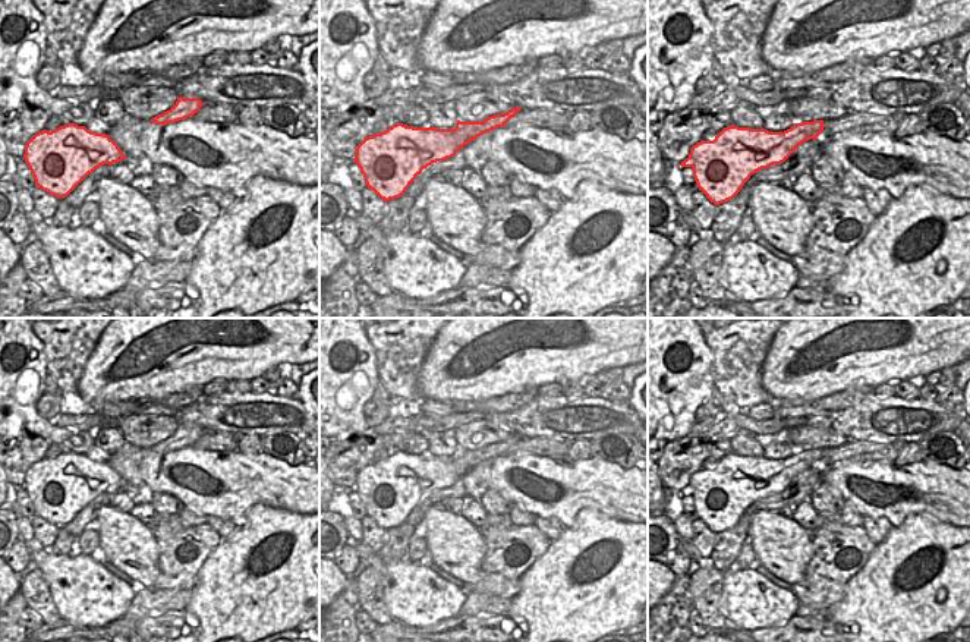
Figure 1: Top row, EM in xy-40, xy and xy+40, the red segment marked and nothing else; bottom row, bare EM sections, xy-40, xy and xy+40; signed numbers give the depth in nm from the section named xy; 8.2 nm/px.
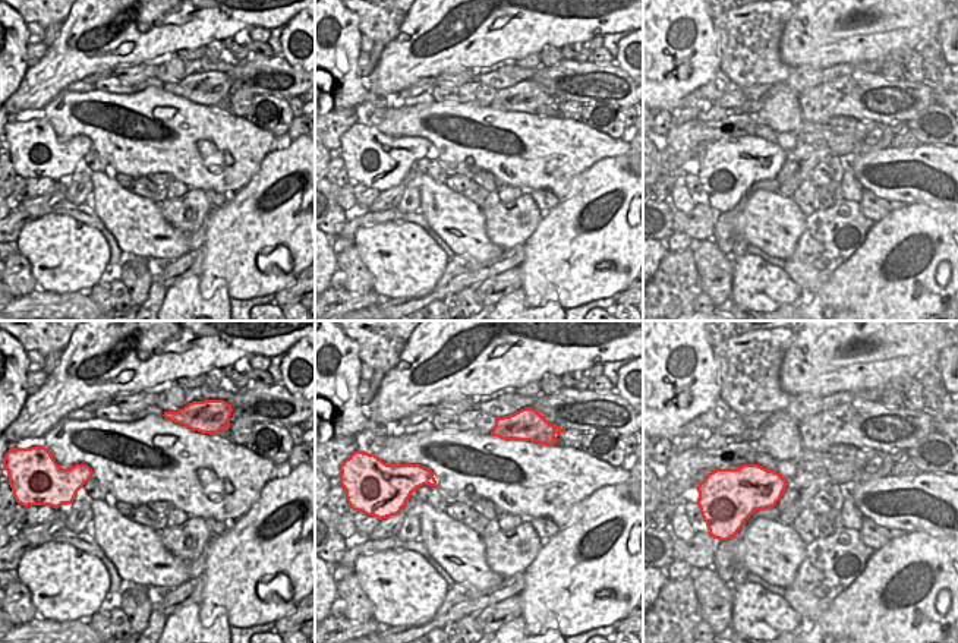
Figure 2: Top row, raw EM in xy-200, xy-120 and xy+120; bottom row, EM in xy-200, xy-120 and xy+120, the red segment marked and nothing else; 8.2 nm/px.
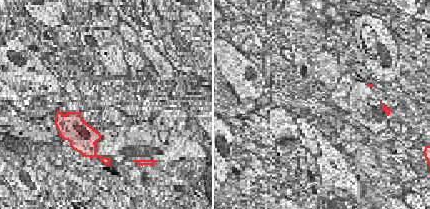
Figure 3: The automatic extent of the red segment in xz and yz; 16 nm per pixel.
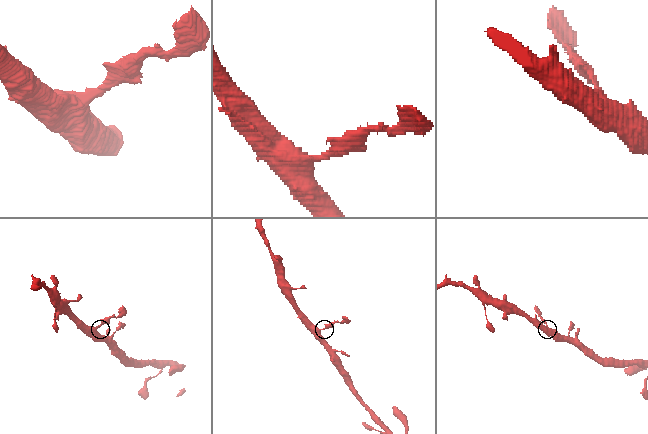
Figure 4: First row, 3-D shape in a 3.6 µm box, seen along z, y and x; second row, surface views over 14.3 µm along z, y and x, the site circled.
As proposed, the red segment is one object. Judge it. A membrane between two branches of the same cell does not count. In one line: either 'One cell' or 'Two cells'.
Two cells.

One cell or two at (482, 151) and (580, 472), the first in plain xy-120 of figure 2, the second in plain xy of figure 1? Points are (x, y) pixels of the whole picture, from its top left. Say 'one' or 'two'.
one

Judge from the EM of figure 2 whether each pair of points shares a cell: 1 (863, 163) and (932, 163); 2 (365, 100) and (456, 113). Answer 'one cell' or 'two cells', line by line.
1: one cell
2: two cells

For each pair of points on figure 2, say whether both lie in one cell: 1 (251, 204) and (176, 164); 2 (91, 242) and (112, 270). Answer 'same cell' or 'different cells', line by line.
1: different cells
2: different cells

